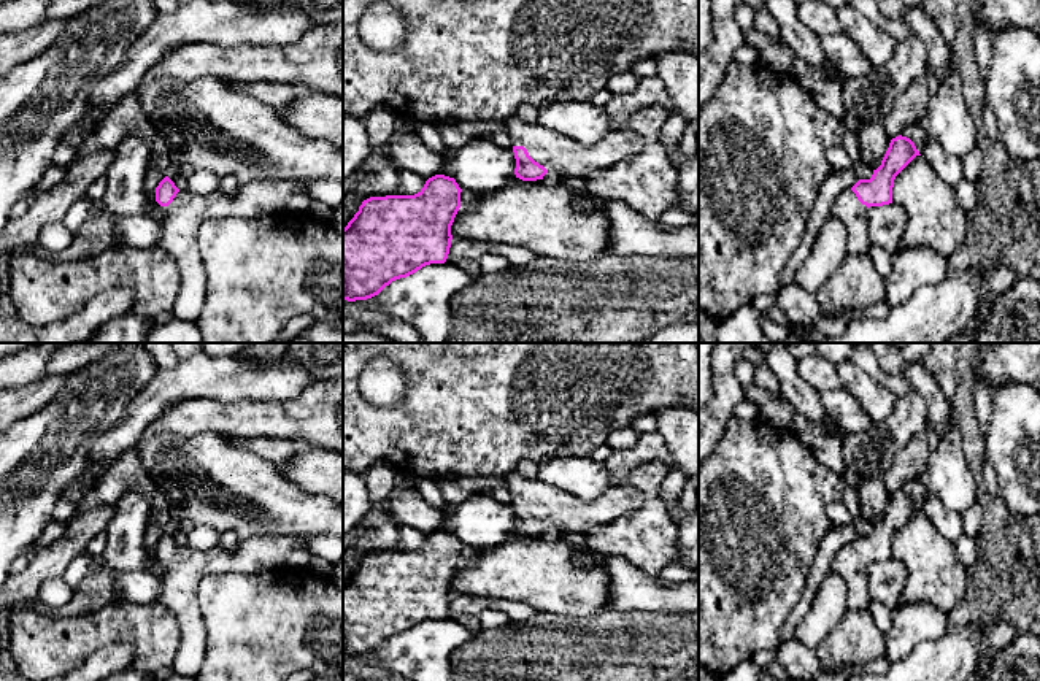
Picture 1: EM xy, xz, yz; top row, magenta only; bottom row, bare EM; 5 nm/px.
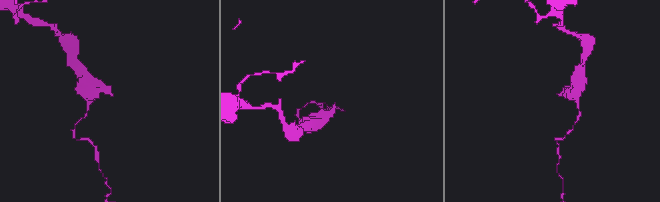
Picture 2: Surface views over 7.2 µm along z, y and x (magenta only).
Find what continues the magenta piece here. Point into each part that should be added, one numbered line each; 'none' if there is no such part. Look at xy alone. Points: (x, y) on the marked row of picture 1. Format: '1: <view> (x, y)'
1: xy (183, 216)

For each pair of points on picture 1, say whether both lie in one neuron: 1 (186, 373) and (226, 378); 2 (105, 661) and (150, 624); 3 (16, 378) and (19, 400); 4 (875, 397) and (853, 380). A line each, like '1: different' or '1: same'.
1: same
2: different
3: different
4: same

